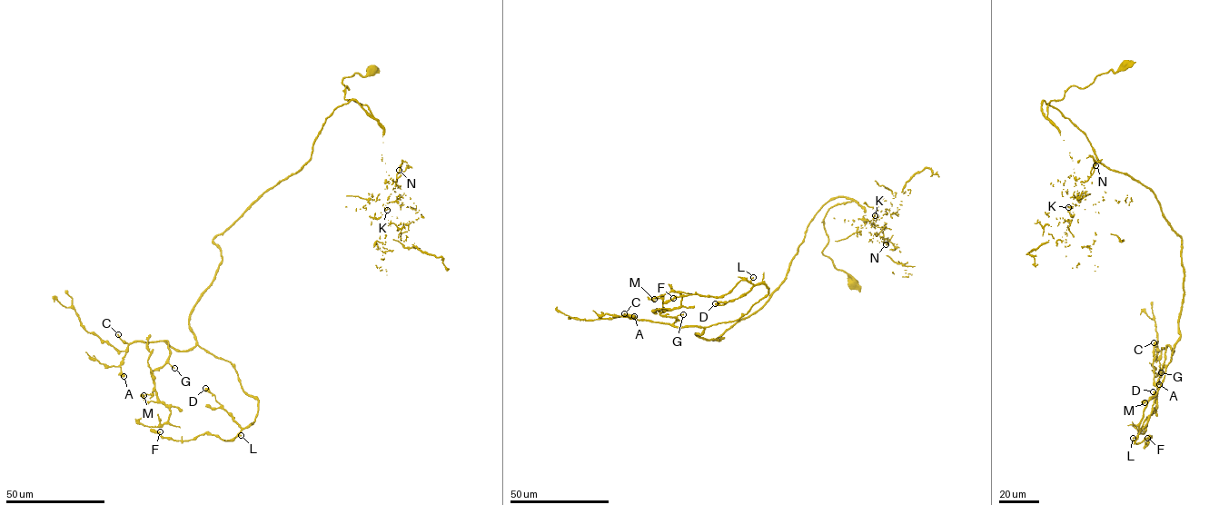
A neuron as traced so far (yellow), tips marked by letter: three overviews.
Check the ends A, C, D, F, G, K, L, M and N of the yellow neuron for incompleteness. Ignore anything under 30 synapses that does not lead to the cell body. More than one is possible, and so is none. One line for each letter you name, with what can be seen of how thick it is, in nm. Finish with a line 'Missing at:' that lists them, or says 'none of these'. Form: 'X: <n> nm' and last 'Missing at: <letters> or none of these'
C: 280 nm
Missing at: C

